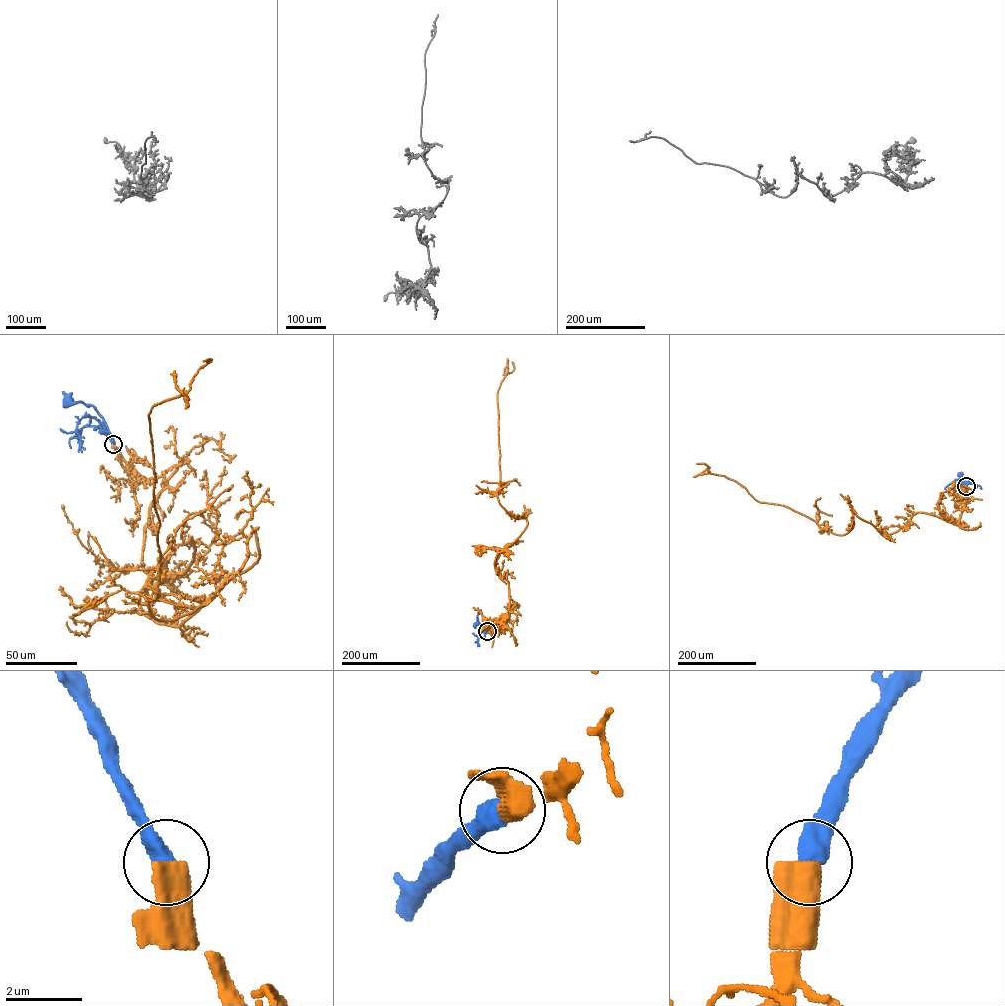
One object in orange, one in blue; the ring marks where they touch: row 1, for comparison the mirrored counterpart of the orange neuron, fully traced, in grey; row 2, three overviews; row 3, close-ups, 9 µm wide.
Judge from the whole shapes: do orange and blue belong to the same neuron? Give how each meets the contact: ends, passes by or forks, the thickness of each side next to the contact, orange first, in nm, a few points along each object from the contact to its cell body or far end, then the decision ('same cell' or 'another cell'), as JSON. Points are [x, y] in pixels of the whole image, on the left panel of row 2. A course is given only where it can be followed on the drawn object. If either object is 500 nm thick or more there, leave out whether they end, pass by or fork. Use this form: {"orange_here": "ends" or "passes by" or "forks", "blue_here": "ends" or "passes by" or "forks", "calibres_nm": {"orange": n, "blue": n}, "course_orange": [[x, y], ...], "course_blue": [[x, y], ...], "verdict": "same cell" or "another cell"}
{"calibres_nm": {"orange": 700, "blue": 500}, "course_orange": [[113, 444], [177, 466], [179, 625], [258, 558], [150, 611], [203, 361]], "course_blue": [[113, 444], [101, 431], [103, 418], [92, 406], [74, 403], [69, 398], [67, 400]], "verdict": "same cell"}

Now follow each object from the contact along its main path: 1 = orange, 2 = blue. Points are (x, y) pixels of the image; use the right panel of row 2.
1: (966, 486), (955, 523), (917, 512), (884, 536), (853, 510), (852, 528), (838, 535), (697, 464)
2: (966, 486), (967, 482), (962, 481), (959, 474)

